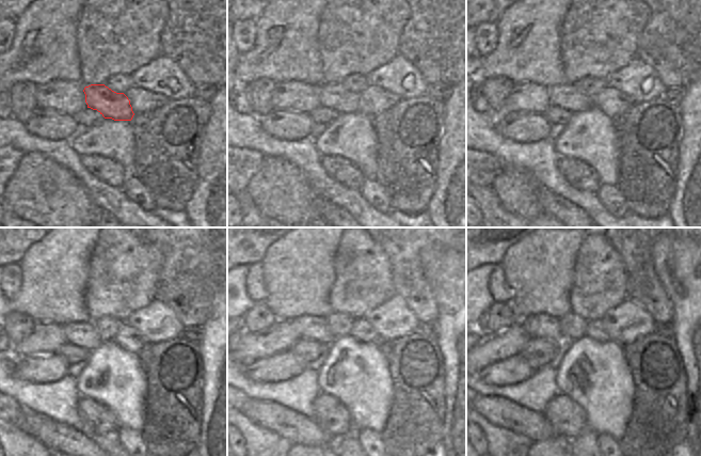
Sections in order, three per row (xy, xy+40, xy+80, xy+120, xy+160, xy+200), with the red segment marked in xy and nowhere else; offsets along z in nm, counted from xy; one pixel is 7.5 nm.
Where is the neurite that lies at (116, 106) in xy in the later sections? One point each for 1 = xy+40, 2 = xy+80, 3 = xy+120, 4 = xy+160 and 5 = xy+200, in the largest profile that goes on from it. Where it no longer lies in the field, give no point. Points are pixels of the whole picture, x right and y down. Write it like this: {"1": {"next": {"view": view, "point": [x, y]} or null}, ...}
{"1": {"next": {"view": "xy+40", "point": [336, 96]}}, "2": {"next": {"view": "xy+80", "point": [566, 95]}}, "3": {"next": {"view": "xy+120", "point": [84, 334]}}, "4": {"next": {"view": "xy+160", "point": [316, 329]}}, "5": {"next": {"view": "xy+200", "point": [541, 326]}}}

